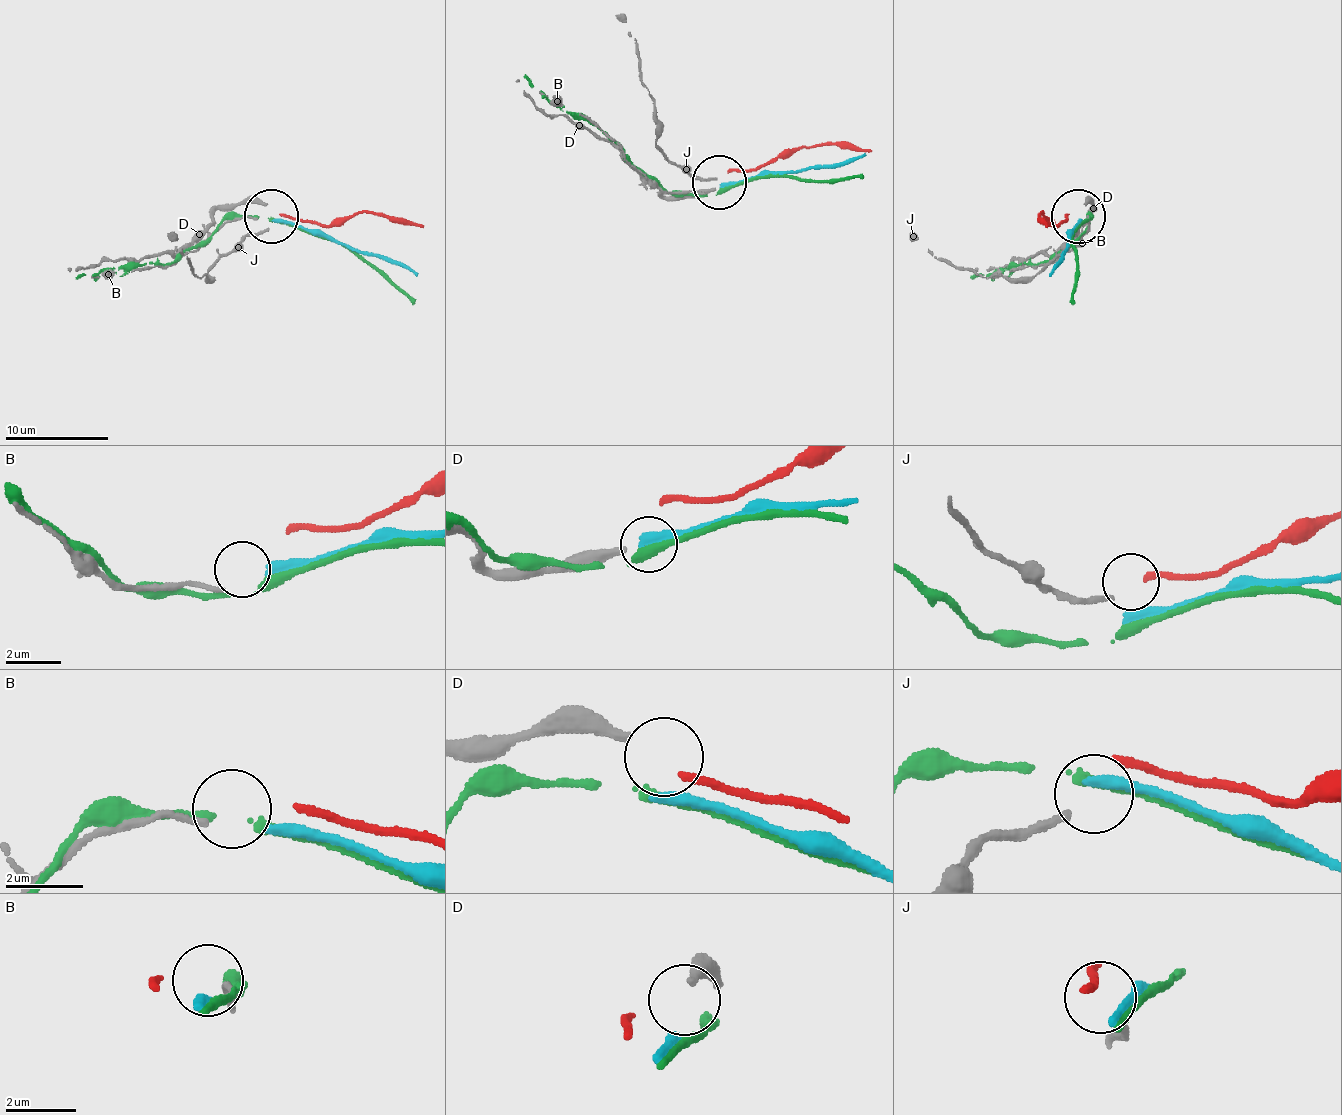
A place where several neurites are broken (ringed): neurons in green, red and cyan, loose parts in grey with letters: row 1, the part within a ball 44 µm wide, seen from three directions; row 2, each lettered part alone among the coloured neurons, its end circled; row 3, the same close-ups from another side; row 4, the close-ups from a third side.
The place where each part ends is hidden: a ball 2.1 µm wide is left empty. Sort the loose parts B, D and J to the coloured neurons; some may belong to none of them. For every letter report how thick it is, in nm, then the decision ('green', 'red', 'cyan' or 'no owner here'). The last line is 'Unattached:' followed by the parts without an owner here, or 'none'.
B: calibre 150 nm; cyan
D: calibre 280 nm; no owner here
J: calibre 200 nm; red
Unattached: D

